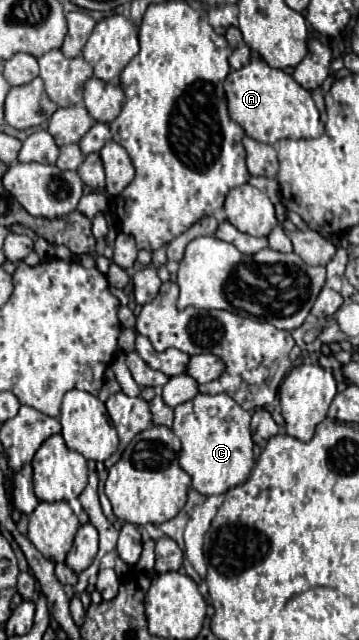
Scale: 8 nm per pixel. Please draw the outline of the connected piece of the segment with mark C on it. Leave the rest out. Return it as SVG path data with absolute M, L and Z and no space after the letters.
M196 394L192 400L182 402L174 408L174 434L182 442L180 450L180 466L184 472L190 474L192 478L192 488L198 490L204 496L214 496L214 494L224 494L230 488L246 482L254 468L254 442L250 434L250 412L238 406L228 394Z

